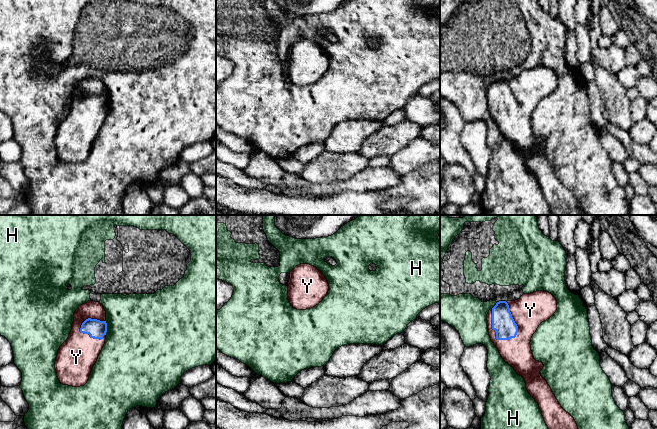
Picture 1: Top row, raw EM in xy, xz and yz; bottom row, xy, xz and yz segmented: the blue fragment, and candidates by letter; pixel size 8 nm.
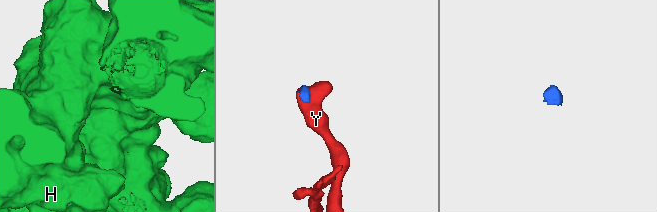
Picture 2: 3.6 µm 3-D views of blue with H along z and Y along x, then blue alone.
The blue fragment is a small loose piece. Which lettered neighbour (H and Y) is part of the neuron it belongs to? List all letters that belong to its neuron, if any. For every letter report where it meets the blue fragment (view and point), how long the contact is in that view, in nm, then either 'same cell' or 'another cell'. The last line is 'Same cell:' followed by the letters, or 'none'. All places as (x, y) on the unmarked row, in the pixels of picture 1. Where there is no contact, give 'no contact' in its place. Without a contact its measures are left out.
H: contact xy (106, 104); length 110 nm; another cell
Y: contact yz (517, 104); length 320 nm; same cell
Same cell: Y

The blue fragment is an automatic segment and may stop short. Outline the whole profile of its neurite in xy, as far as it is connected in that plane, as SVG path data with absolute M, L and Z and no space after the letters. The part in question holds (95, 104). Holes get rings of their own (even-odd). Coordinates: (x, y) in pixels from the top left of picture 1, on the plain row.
M88 77L74 89L68 115L60 122L55 146L61 160L84 162L105 120L106 87L102 80Z

